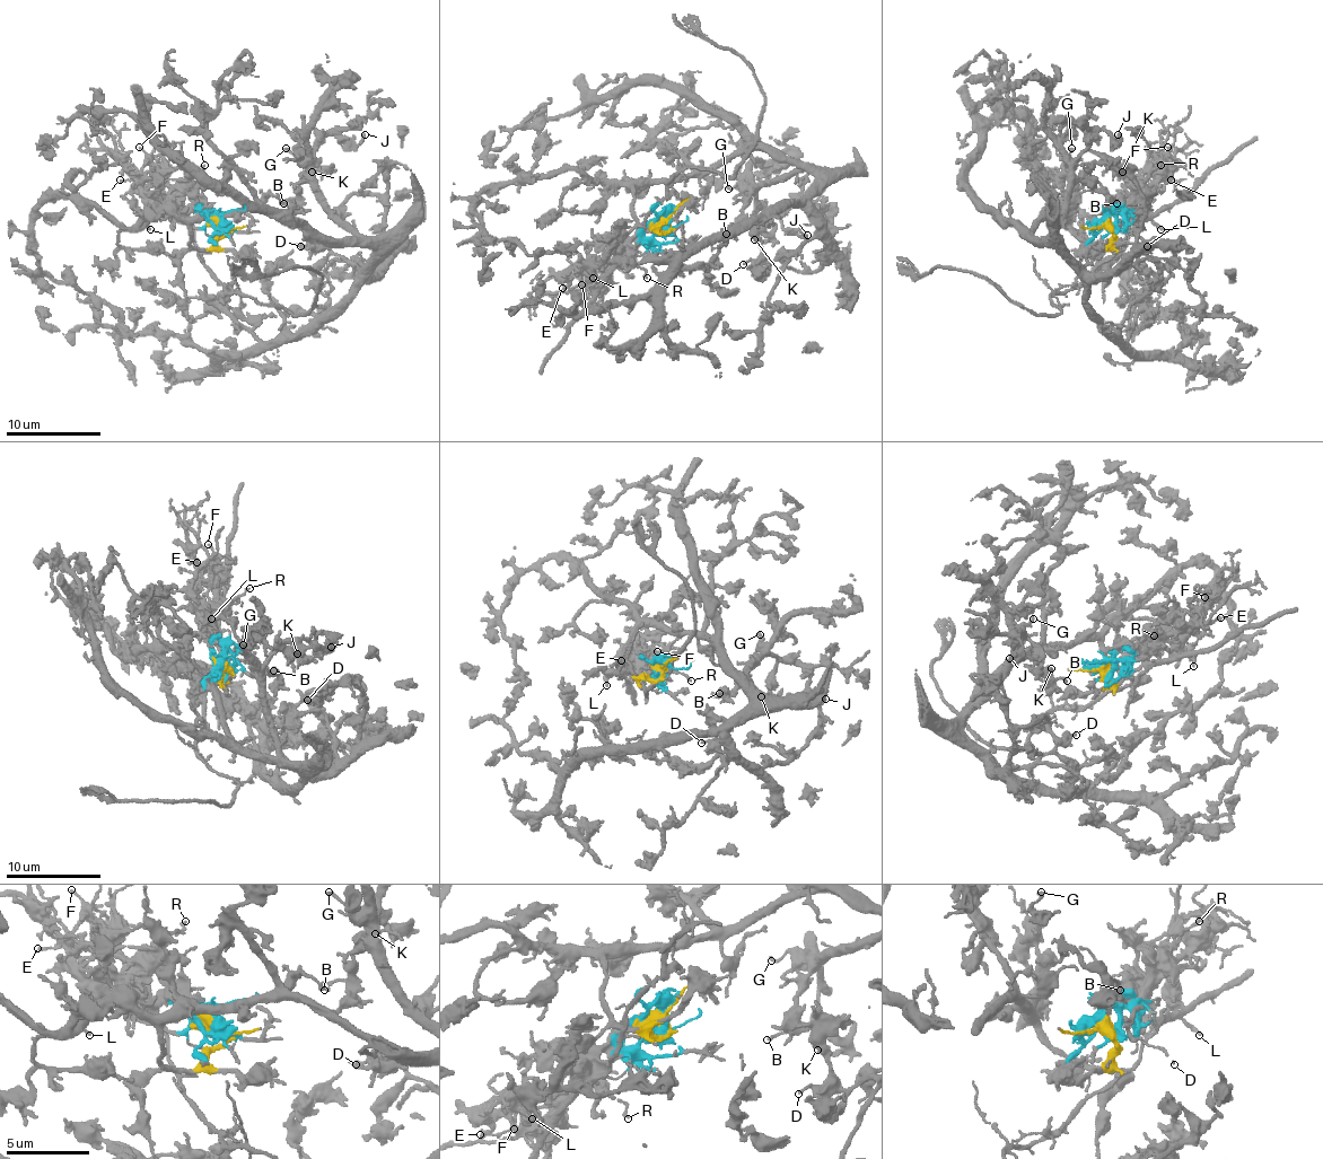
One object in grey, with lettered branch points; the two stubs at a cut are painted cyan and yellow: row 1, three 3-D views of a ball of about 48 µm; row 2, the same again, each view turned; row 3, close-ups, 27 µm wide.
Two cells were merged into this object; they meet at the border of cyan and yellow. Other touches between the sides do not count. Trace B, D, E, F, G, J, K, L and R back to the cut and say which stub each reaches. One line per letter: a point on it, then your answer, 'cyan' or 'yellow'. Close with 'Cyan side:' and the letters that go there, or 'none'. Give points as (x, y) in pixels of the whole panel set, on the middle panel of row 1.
B: (726, 234) | yellow
D: (743, 264) | yellow
E: (562, 288) | cyan
F: (581, 284) | cyan
G: (728, 189) | yellow
J: (807, 235) | yellow
K: (754, 239) | yellow
L: (593, 278) | cyan
R: (647, 278) | cyan
Cyan side: E, F, L, R

